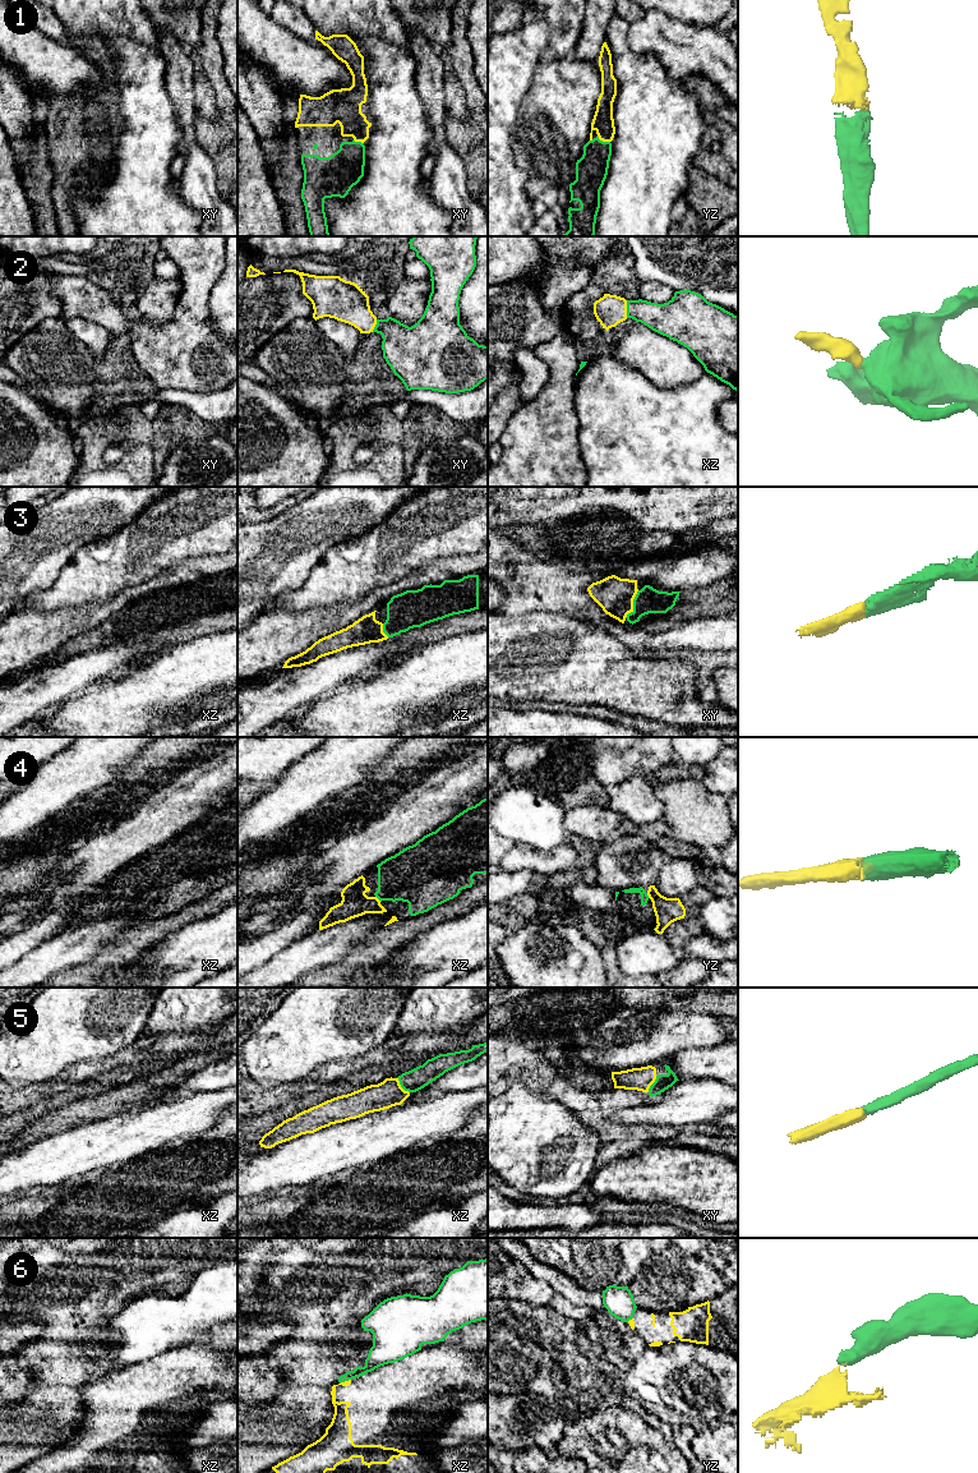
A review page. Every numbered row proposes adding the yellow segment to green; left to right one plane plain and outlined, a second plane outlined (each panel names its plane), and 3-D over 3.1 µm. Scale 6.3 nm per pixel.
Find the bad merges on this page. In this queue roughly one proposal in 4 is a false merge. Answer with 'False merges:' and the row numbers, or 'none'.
False merges: 6

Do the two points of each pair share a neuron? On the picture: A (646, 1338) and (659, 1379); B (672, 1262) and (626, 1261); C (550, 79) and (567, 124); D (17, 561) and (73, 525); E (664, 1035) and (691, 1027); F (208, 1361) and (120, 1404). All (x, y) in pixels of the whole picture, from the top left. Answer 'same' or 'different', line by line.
A: different
B: different
C: same
D: same
E: same
F: same

